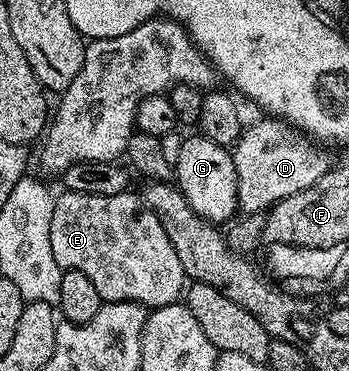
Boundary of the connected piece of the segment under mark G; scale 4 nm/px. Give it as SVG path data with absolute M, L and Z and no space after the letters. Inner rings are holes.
M204 136L182 137L179 160L175 167L175 185L183 192L187 204L214 224L228 223L238 213L237 177L232 153L226 147L215 144L215 140Z

